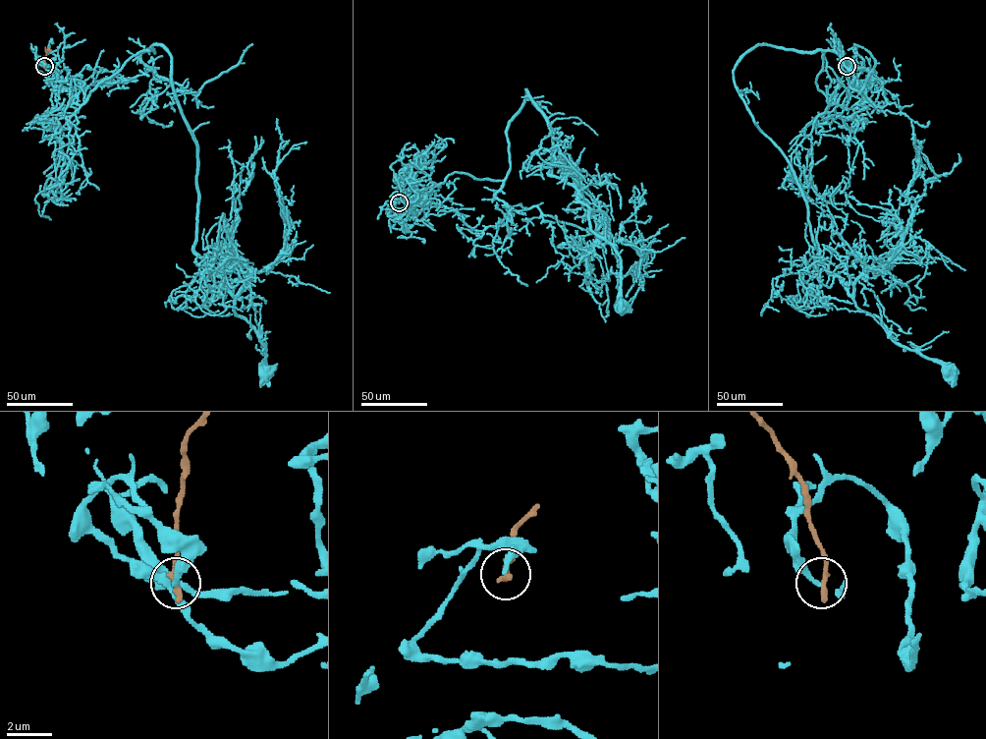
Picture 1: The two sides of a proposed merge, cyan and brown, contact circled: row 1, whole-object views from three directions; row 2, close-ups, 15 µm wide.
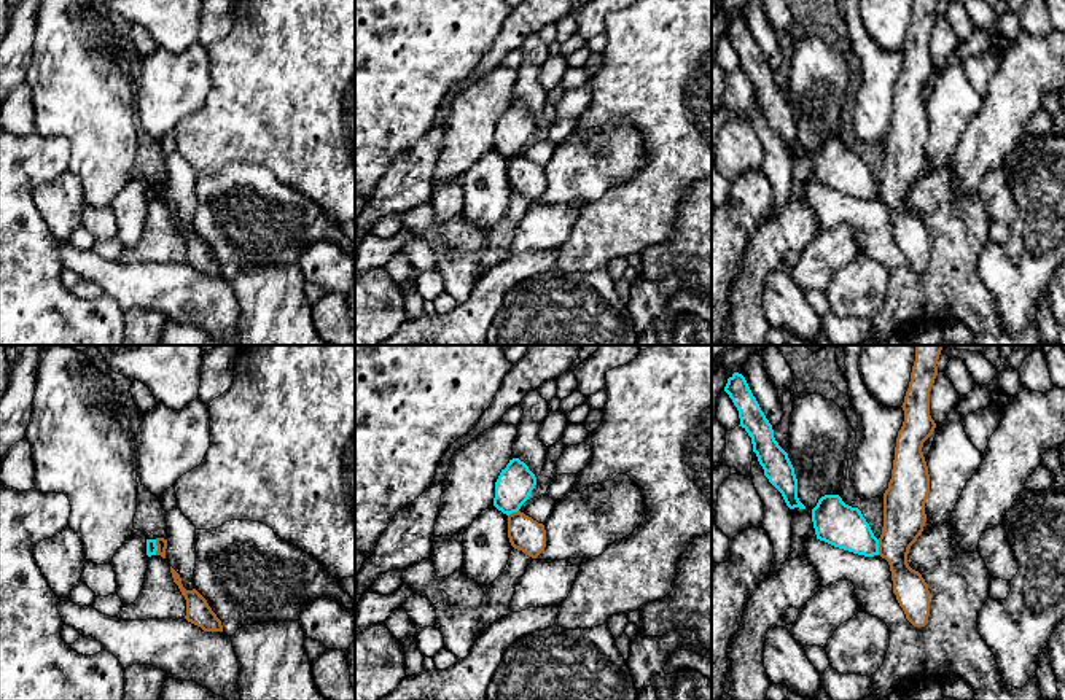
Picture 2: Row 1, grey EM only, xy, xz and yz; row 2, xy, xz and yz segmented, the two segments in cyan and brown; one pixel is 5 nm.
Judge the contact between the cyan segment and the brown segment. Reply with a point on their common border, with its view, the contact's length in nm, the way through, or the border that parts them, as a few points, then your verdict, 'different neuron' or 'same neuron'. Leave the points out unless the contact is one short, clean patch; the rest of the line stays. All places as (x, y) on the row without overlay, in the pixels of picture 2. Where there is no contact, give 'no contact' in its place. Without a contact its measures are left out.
contact xy (156, 191); length 80 nm; border xy (155, 183), (156, 198); different neuron

